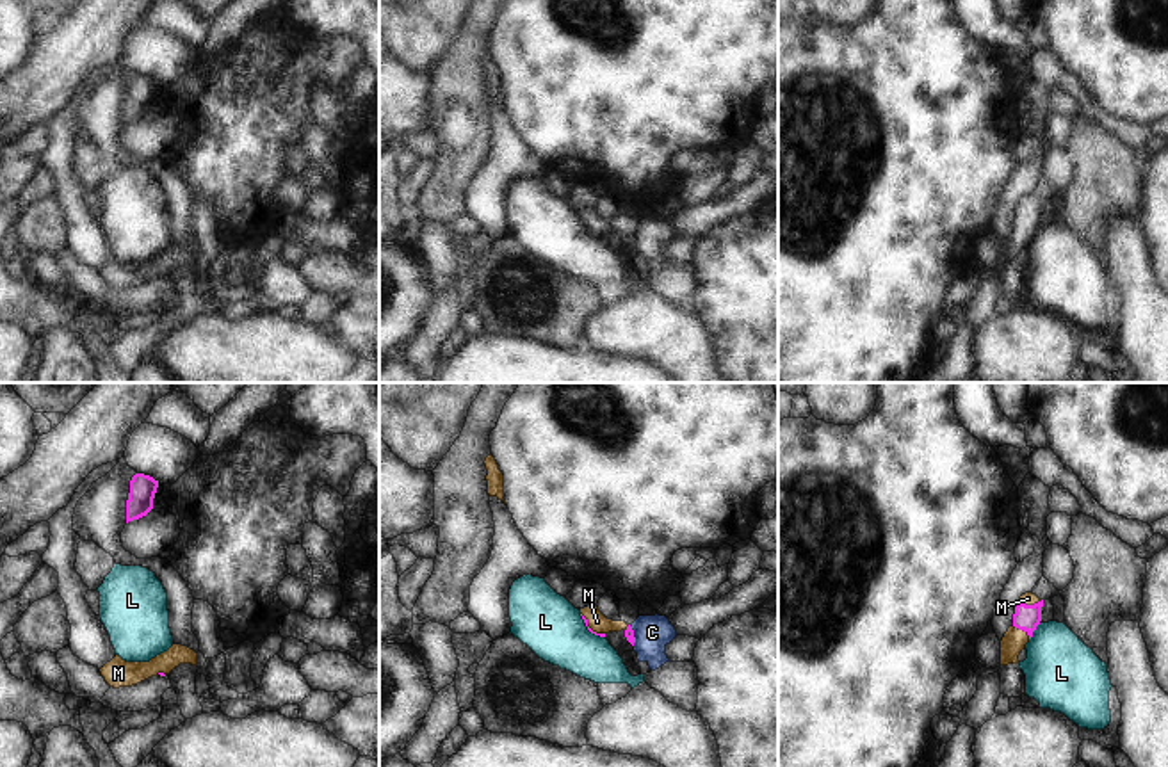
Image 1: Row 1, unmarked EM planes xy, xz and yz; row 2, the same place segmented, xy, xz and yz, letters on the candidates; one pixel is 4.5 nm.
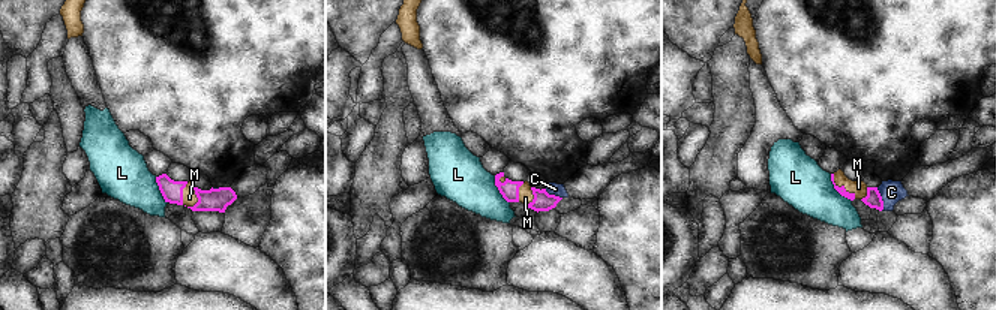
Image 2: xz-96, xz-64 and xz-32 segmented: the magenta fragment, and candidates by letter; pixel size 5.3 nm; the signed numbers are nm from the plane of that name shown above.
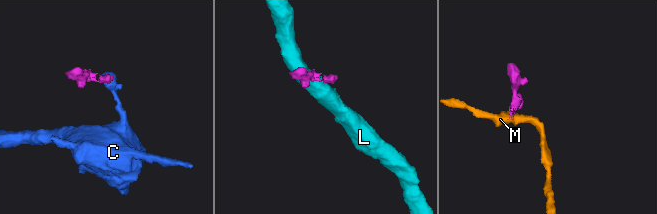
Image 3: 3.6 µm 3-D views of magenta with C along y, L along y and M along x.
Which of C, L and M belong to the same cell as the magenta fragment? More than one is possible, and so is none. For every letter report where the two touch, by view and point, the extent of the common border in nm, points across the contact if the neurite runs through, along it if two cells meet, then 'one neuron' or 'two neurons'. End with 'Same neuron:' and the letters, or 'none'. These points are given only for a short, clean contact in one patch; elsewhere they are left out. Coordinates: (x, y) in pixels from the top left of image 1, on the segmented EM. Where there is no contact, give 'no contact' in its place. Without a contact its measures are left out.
C: xz (632, 636) | 100 nm | along xz (629, 625), (634, 645) | two neurons
L: yz (1033, 630) | 90 nm | along yz (1040, 623), (1030, 639) | two neurons
M: yz (1022, 629) | 100 nm | one neuron
Same neuron: M

